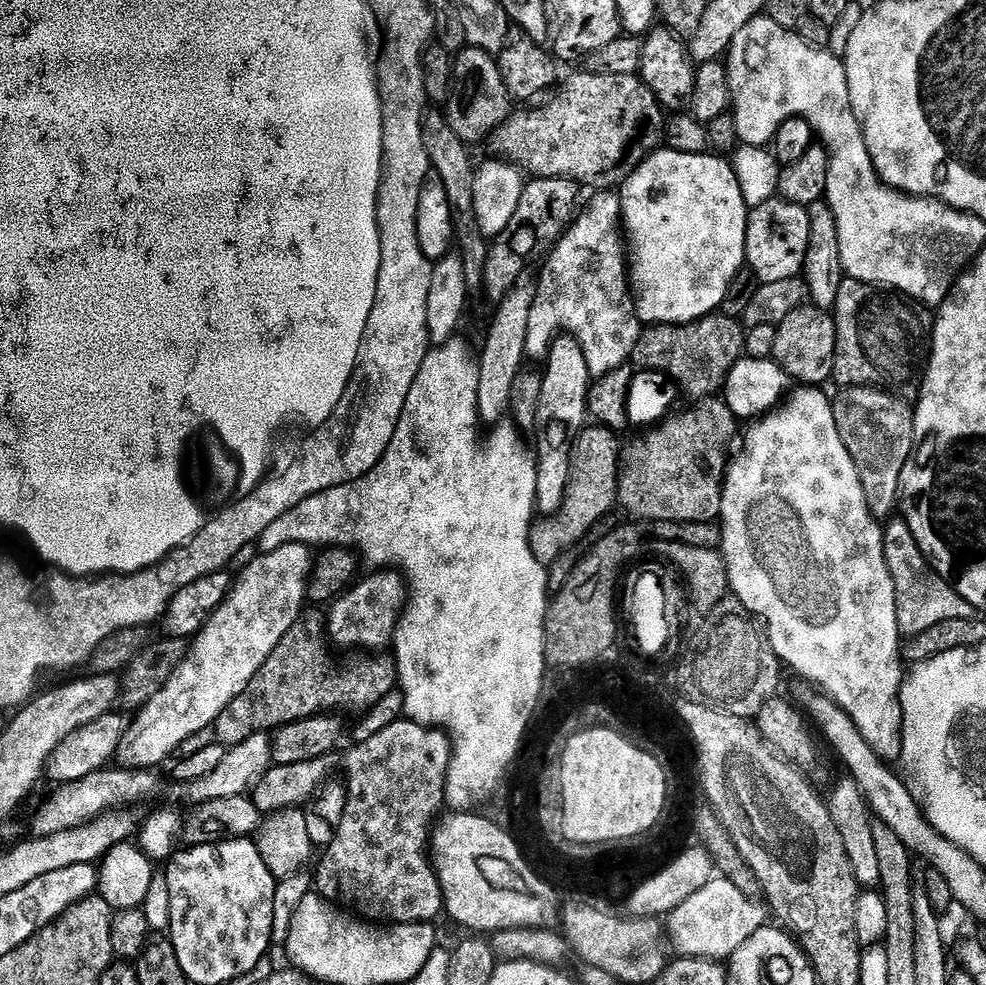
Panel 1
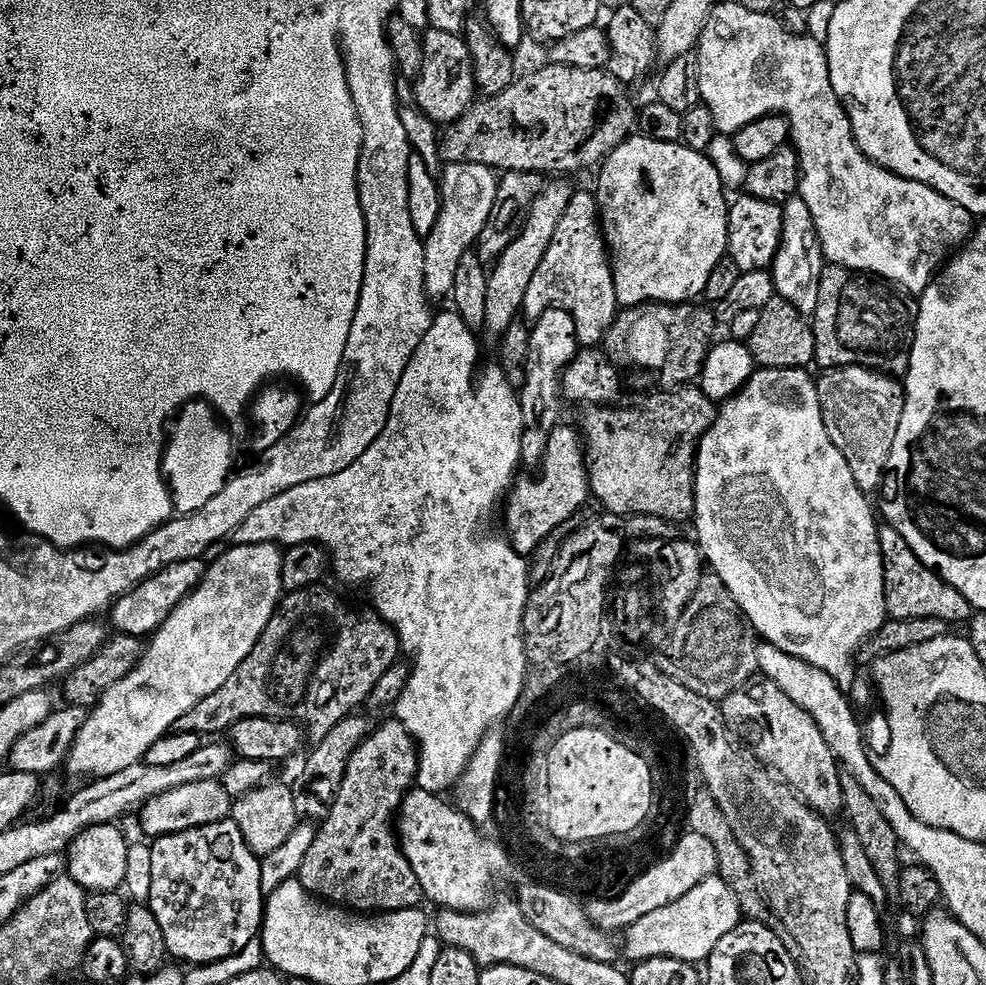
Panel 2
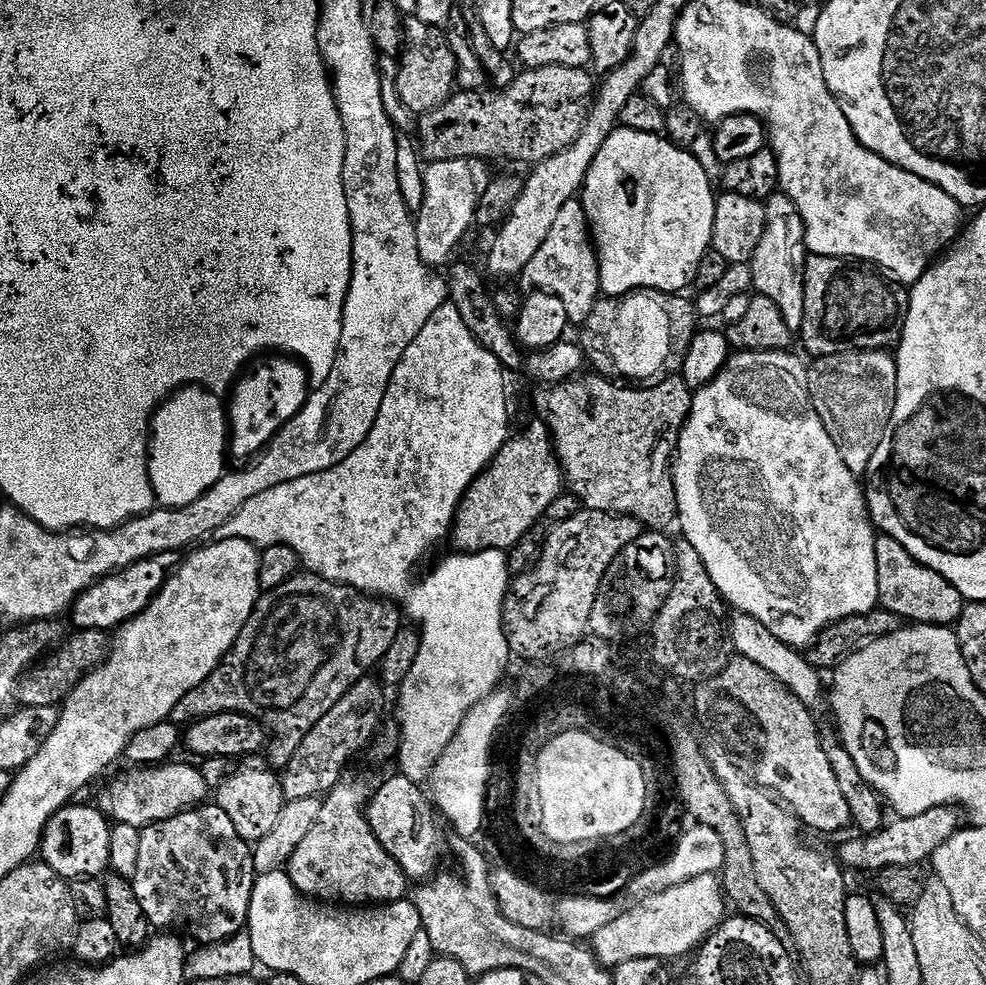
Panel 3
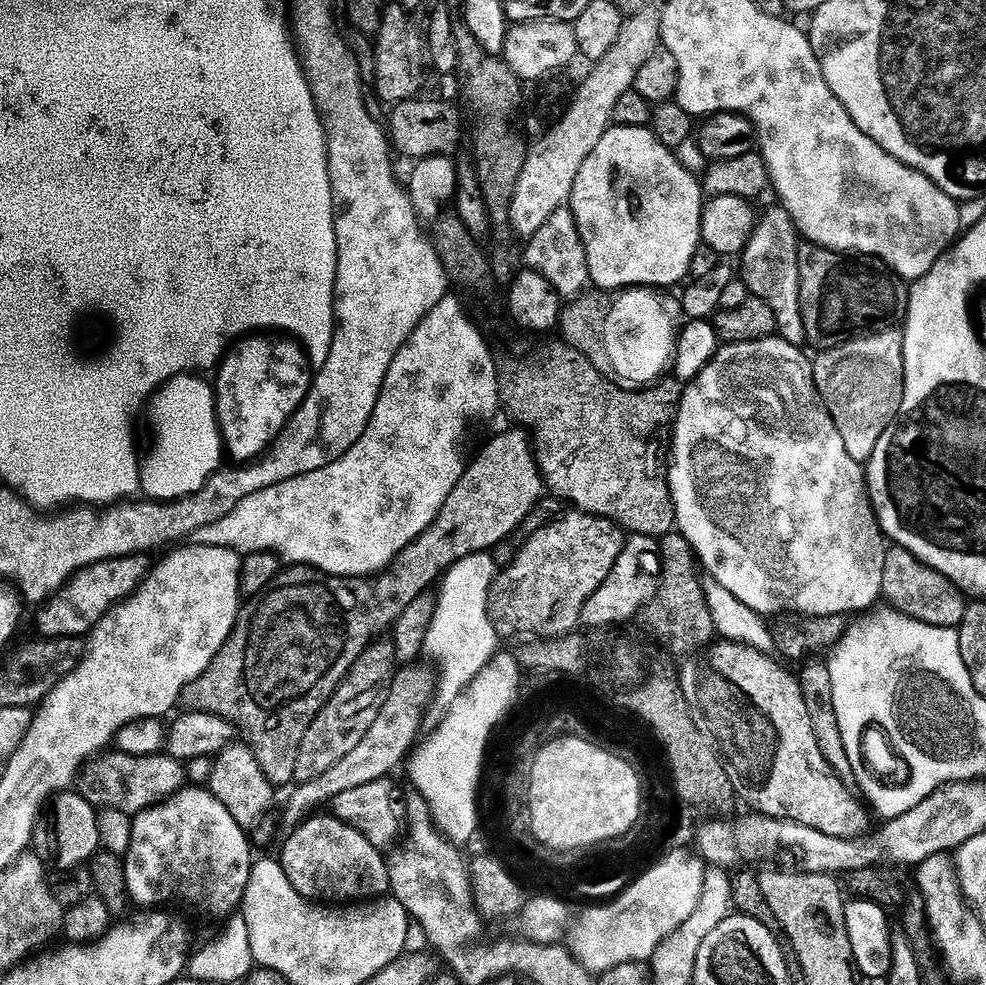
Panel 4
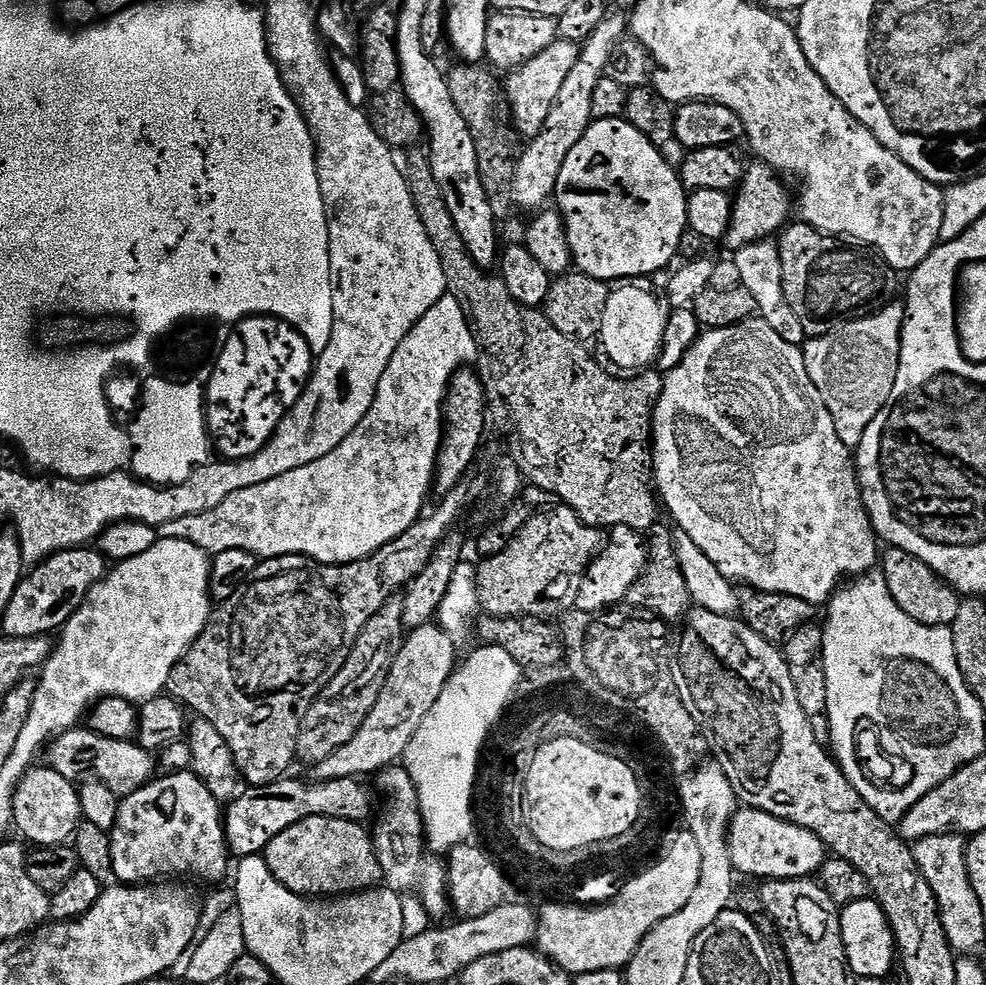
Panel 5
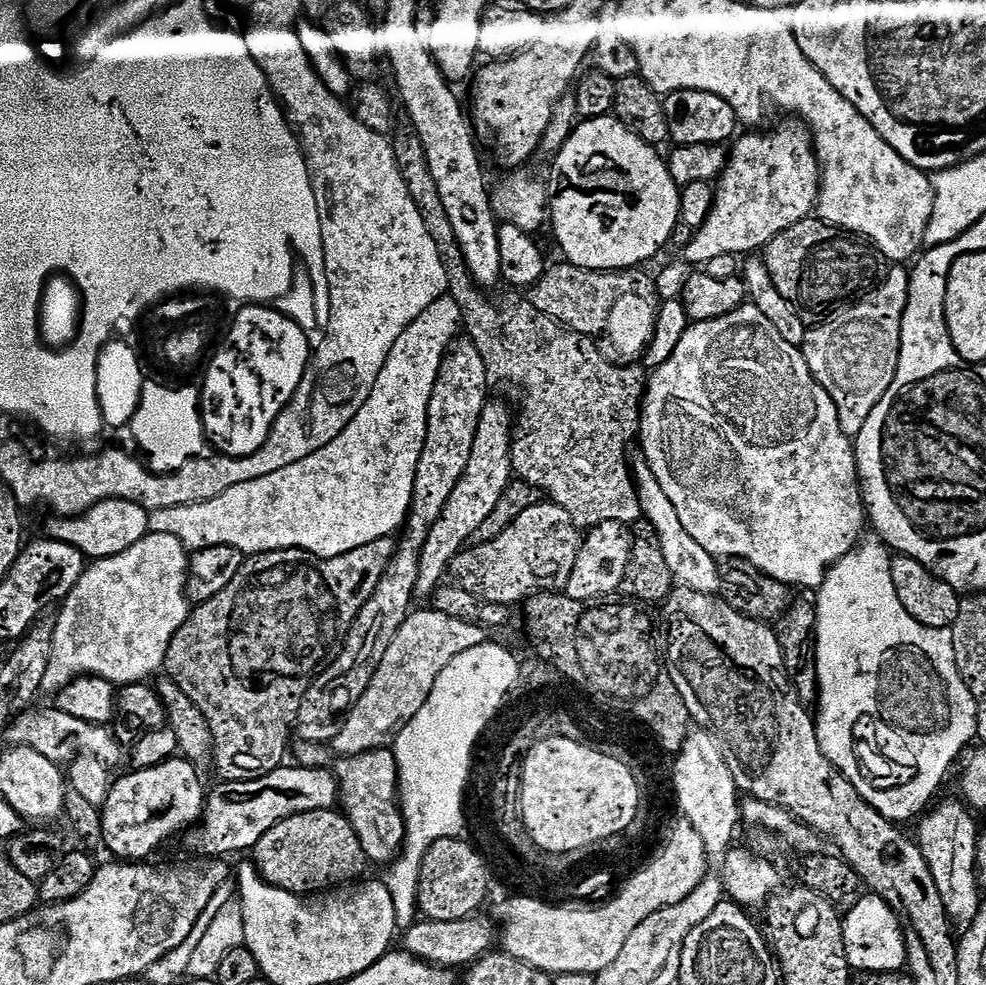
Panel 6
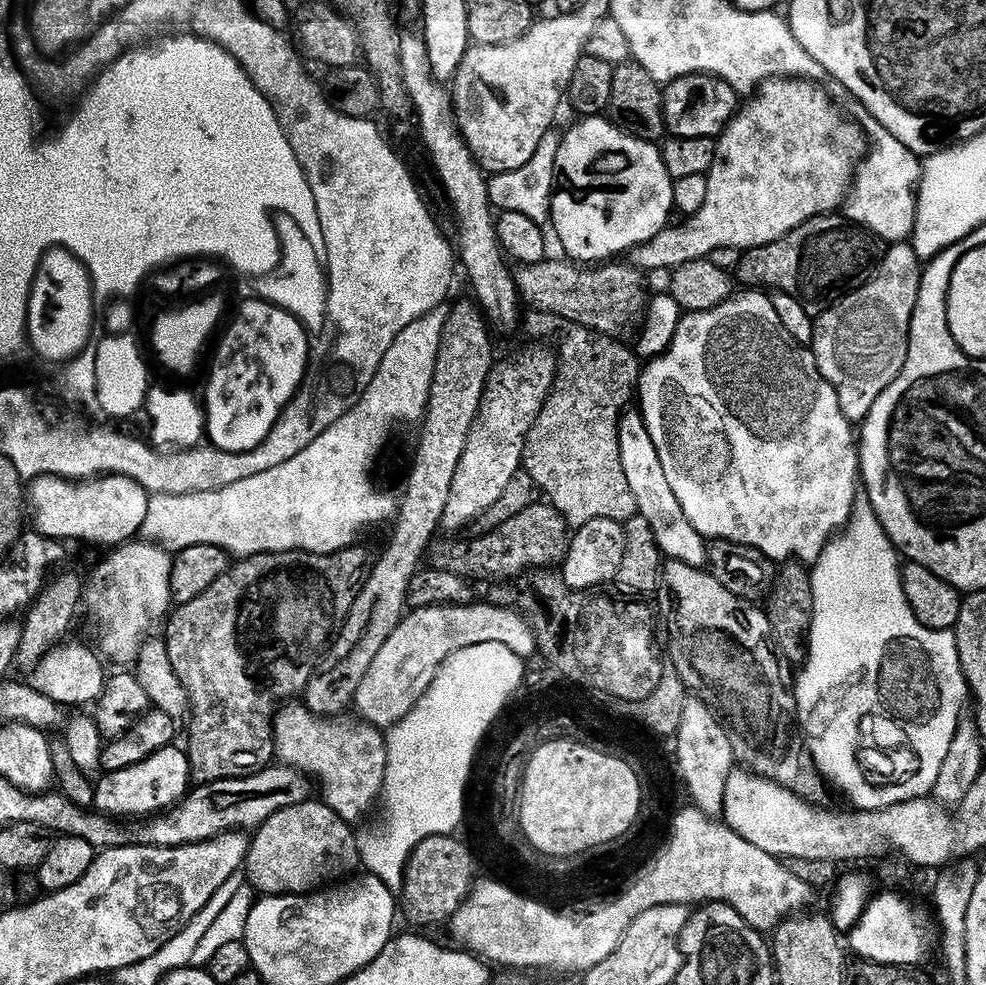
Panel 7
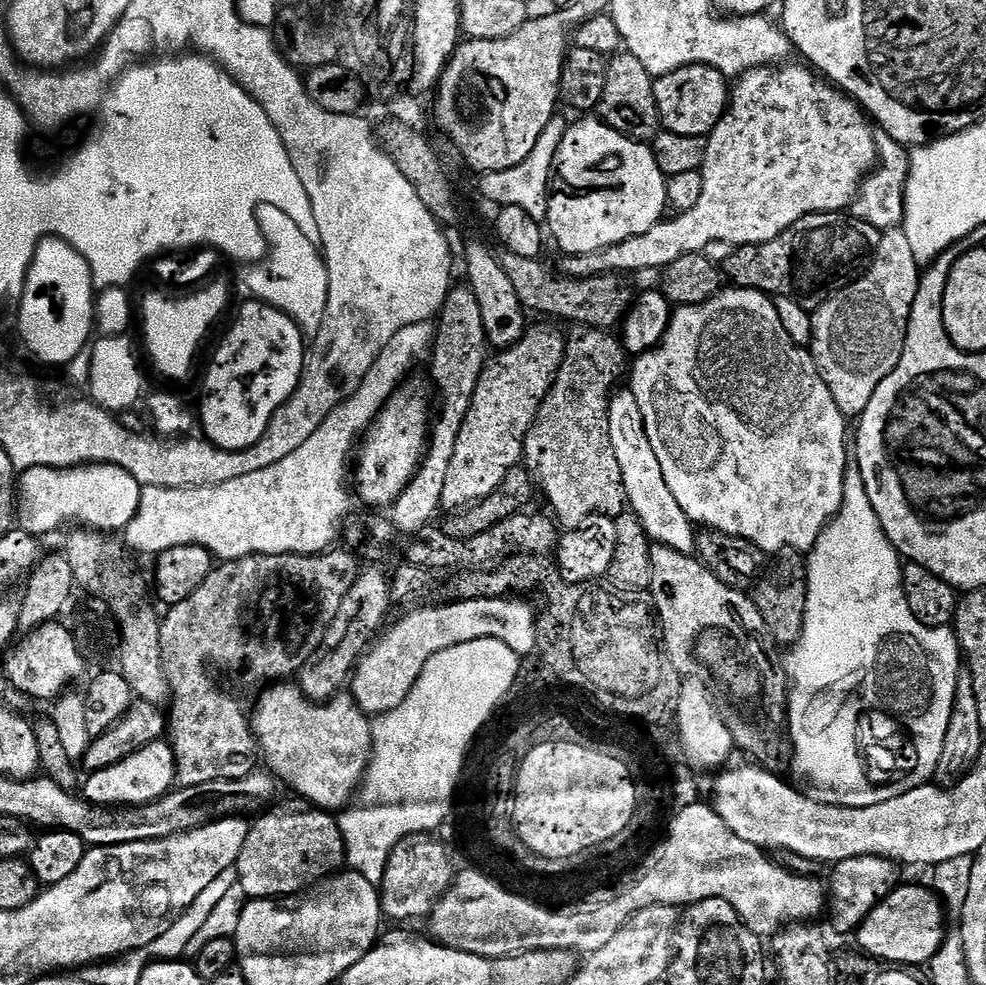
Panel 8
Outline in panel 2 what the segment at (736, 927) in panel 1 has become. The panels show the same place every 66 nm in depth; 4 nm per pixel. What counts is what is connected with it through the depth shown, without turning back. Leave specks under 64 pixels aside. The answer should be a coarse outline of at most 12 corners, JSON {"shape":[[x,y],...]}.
{"shape":[[707,876],[626,929],[632,962],[699,965],[742,915],[734,890]]}

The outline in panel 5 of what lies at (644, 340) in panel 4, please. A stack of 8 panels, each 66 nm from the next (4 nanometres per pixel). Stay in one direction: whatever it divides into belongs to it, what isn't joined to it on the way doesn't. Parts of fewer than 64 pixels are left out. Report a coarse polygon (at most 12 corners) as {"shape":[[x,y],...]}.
{"shape":[[650,289],[609,291],[598,343],[609,365],[655,365],[670,312]]}

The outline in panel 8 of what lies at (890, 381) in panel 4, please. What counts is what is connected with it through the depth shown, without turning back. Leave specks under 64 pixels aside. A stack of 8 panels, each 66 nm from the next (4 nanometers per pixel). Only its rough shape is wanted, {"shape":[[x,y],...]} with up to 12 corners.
{"shape":[[903,227],[814,312],[838,410],[866,410],[906,346],[922,265]]}

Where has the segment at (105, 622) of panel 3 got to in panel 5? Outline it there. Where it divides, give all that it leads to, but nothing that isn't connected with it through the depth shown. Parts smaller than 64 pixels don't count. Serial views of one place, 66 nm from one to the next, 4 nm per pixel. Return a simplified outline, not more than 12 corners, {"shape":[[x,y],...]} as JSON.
{"shape":[[97,549],[52,553],[21,579],[3,635],[59,631],[107,575]]}

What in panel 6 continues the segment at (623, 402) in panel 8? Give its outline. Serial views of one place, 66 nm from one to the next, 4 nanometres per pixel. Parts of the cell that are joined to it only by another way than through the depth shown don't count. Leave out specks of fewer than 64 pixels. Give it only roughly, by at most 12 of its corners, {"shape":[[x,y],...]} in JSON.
{"shape":[[648,461],[630,464],[643,519],[681,588],[719,593],[722,568],[682,526]]}

